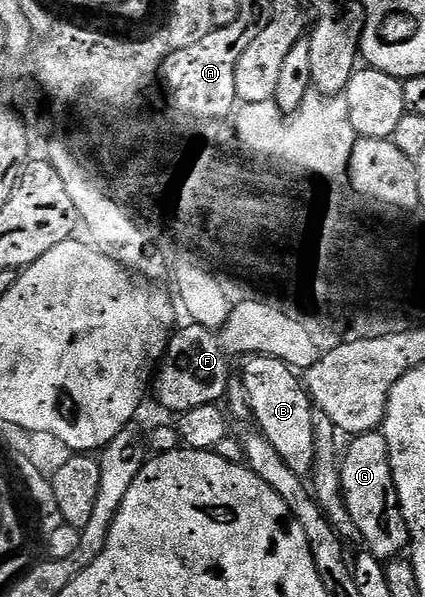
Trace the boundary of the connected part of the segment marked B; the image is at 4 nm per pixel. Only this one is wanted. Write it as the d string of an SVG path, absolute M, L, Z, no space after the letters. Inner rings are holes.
M254 355L247 360L248 363L244 367L244 372L238 380L239 386L244 393L244 401L248 404L251 418L256 418L259 434L265 435L270 441L270 445L274 445L274 449L278 449L278 457L282 457L282 461L286 461L286 465L290 465L290 469L298 476L304 477L312 470L312 462L316 460L316 429L314 426L314 408L312 400L308 397L308 392L302 382L301 376L292 368L287 367L282 361L272 359L268 355Z

